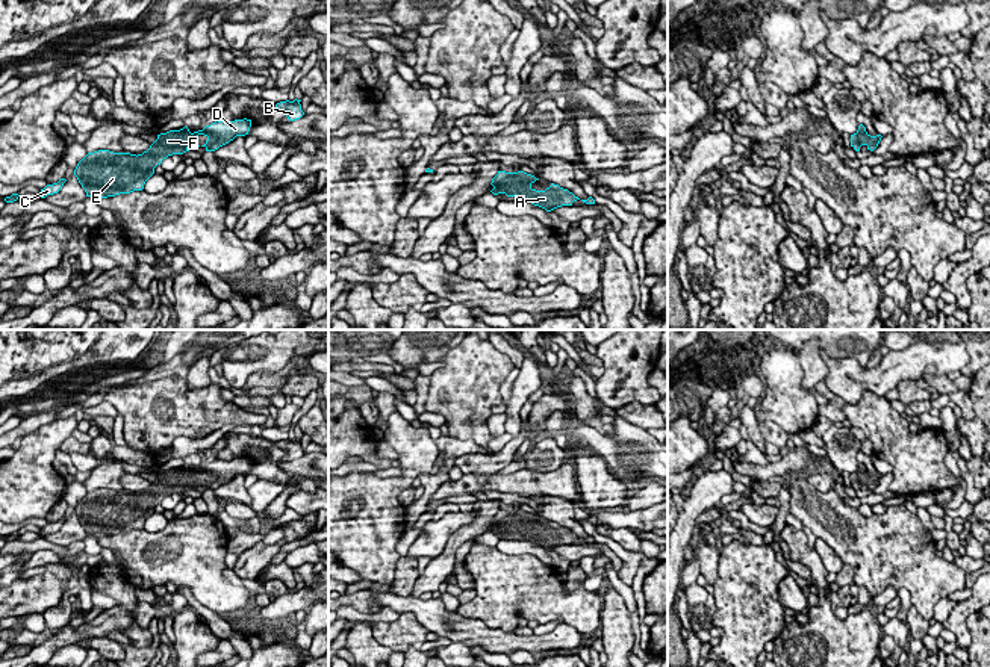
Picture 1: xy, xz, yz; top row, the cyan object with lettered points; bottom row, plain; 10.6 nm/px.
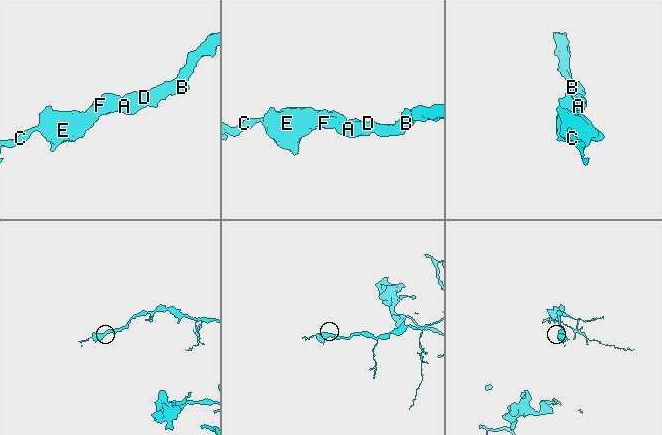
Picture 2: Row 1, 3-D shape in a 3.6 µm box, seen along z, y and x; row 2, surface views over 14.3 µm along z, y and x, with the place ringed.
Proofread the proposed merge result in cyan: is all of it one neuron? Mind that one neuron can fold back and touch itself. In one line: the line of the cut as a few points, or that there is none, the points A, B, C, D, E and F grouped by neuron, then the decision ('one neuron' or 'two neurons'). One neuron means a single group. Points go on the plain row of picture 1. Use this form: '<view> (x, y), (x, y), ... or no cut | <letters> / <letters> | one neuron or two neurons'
no cut | A B C D E F | one neuron

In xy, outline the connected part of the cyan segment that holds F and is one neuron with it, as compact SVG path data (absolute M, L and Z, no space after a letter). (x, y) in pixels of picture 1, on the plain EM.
M235 458L230 461L215 460L203 469L191 472L185 464L180 469L170 469L157 473L157 478L142 493L114 492L98 489L88 492L76 505L74 514L86 531L86 535L97 538L142 529L145 520L154 513L154 507L173 493L183 493L195 481L198 473L207 476L201 484L206 490L215 490L236 475L248 473L251 458Z

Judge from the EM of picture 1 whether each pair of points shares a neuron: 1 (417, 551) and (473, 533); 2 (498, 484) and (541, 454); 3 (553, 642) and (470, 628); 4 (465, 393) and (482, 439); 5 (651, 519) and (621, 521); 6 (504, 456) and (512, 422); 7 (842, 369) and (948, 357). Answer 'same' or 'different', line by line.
1: different
2: different
3: same
4: same
5: same
6: different
7: same

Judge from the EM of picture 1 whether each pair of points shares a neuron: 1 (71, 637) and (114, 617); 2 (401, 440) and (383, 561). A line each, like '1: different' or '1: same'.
1: same
2: same

